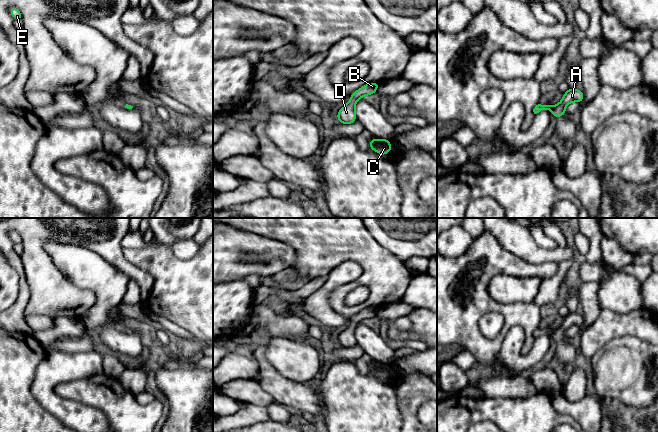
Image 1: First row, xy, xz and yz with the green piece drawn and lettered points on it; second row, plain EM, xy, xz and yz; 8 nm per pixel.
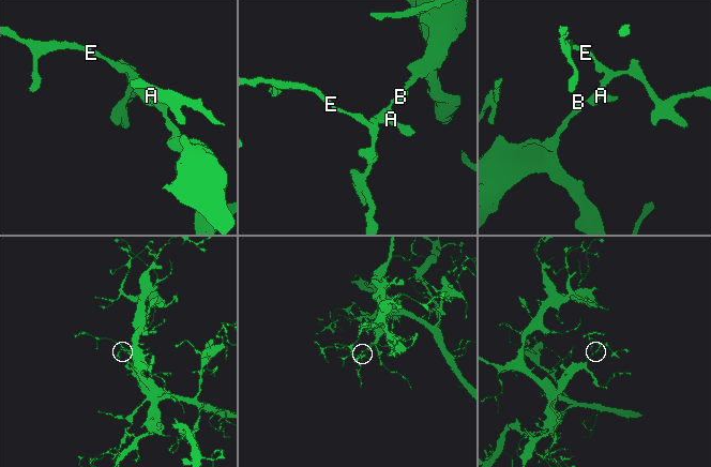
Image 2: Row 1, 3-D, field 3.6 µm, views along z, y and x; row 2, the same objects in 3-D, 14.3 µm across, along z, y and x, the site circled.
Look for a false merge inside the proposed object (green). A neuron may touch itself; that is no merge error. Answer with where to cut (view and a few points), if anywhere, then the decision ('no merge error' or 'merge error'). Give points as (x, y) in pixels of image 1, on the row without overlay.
no cut; no merge error

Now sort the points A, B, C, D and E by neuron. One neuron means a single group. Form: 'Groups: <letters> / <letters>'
Groups: A B C D E

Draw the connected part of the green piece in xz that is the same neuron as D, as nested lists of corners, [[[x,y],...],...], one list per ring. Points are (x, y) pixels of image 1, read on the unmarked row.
[[[371,306],[353,316],[350,319],[351,323],[348,325],[348,327],[337,336],[338,346],[342,348],[353,348],[354,346],[356,346],[357,345],[355,339],[356,325],[358,323],[361,323],[363,320],[376,317],[379,310],[380,307]]]

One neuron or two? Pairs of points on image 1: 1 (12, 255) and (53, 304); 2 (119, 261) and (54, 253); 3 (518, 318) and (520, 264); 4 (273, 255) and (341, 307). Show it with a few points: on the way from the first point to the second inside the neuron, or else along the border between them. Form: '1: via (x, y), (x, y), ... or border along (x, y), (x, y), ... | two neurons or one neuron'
1: via (25, 266), (40, 281), (45, 291) | one neuron
2: border along (85, 247), (96, 252), (124, 273) | two neurons
3: via (496, 307), (483, 295), (483, 279), (498, 264) | one neuron
4: border along (283, 243), (295, 251), (296, 260), (290, 266) | two neurons

